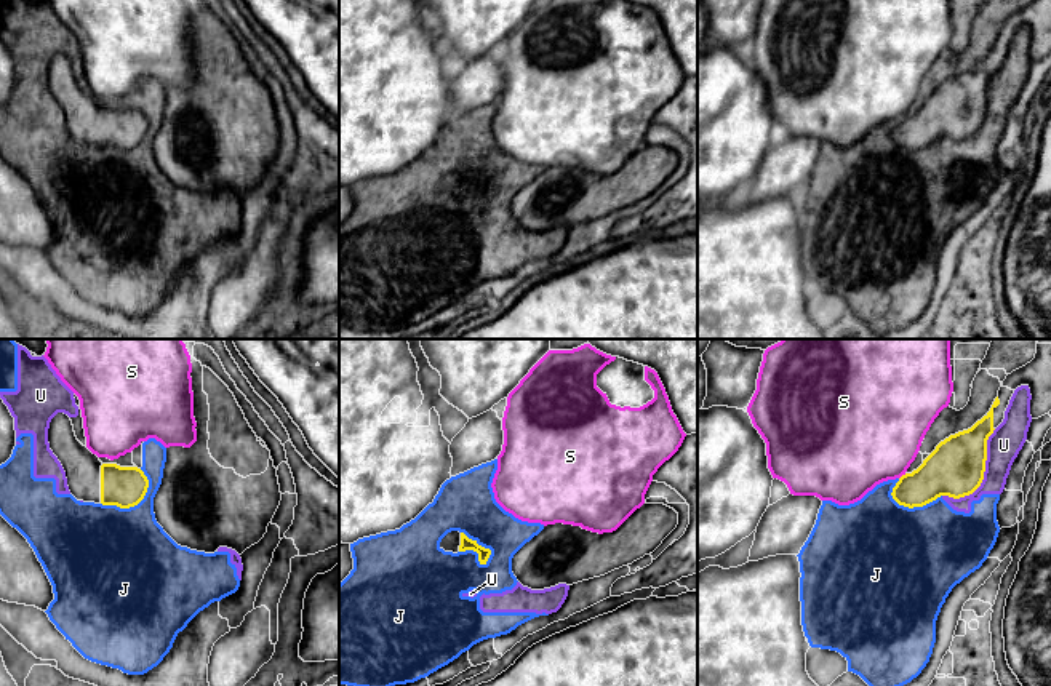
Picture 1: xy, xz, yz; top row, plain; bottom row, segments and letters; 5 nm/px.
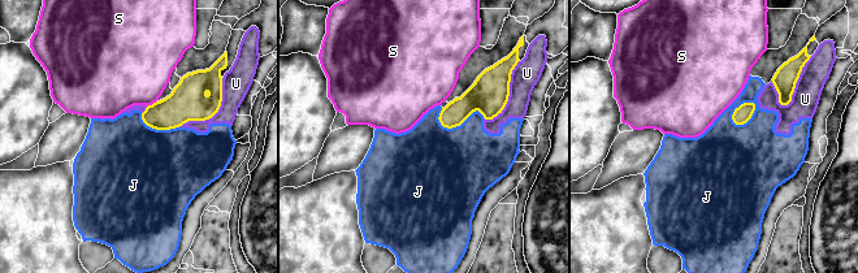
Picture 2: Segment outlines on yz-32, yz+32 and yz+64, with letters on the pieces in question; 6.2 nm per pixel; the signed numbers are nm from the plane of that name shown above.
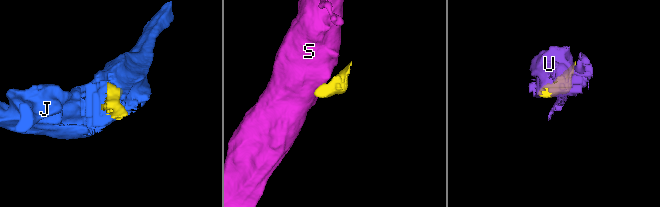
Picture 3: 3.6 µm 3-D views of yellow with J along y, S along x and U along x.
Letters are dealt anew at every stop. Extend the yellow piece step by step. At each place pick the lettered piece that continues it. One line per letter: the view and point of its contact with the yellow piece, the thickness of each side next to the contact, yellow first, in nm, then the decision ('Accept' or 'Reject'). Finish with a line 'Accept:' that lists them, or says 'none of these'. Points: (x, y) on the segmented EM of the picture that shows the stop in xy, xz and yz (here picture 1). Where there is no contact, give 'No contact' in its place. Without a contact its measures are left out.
J: Touches yellow at xz (483, 547). Thickness 60 nm (yellow) against 300 nm. Reject
S: Touches yellow at yz (903, 475). Thickness 260 nm (yellow) against 460 nm. Reject
U: Touches yellow at yz (983, 475). Thickness 280 nm (yellow) against 170 nm. Reject
Accept: none of these

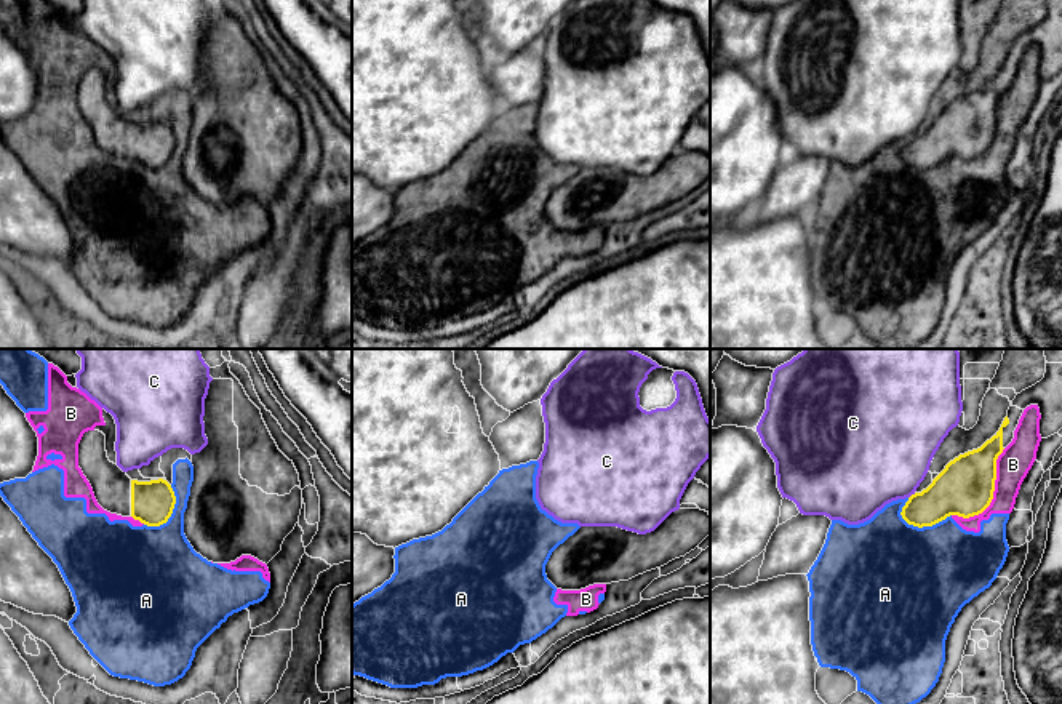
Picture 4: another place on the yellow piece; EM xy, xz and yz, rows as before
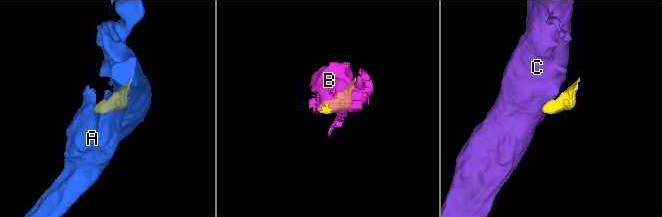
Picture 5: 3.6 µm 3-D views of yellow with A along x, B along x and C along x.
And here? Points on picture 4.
A: Touches yellow at yz (925, 525). Thickness 260 nm (yellow) against 480 nm. Reject
B: Touches yellow at yz (992, 495). Thickness 280 nm (yellow) against 170 nm. Reject
C: Touches yellow at yz (912, 495). Thickness 260 nm (yellow) against 460 nm. Reject
Accept: none of these

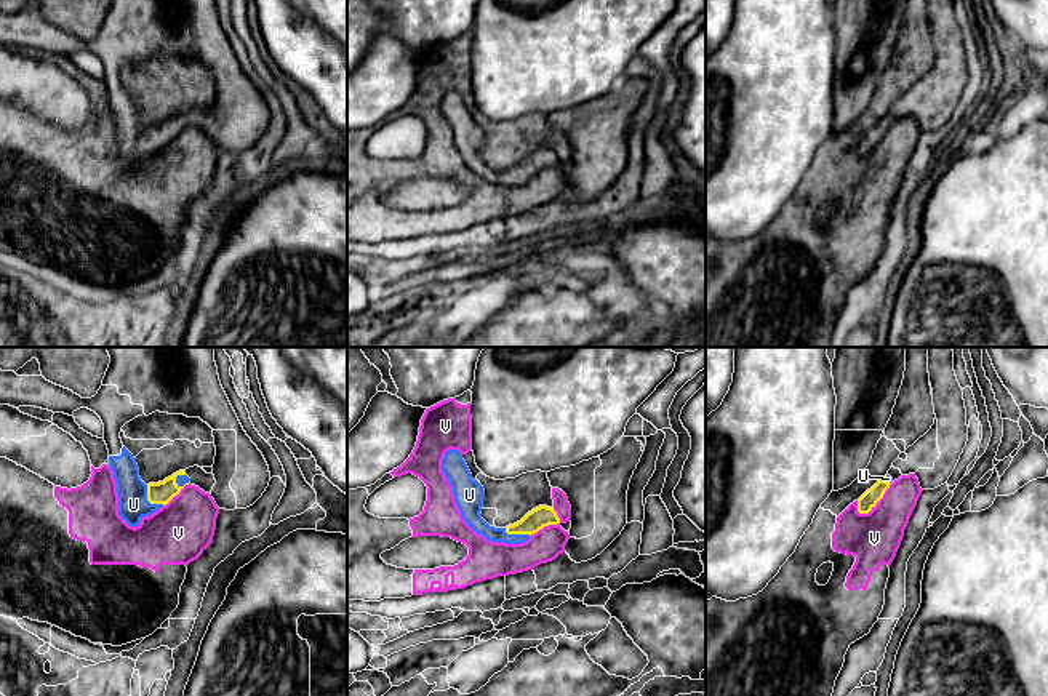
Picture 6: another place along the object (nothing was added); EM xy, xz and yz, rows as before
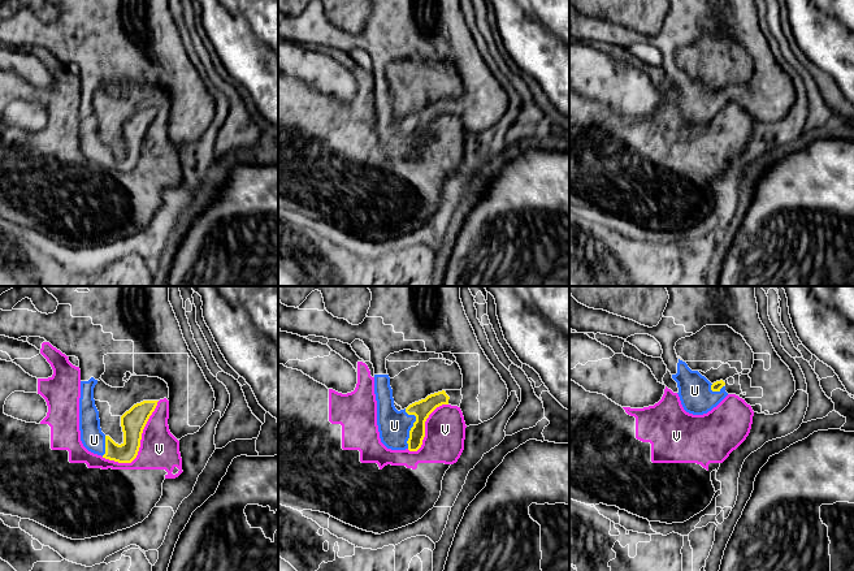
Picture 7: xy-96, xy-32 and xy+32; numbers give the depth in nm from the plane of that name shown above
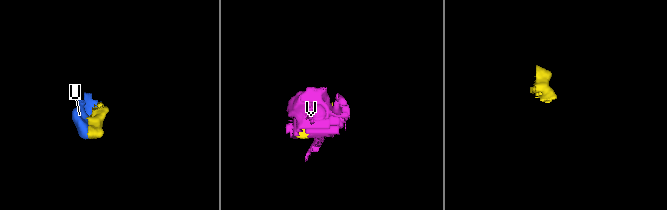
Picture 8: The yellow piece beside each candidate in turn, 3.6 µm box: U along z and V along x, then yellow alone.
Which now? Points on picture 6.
U: Touches yellow at xy (149, 501). Thickness 110 nm (yellow) against 150 nm. Accept
V: Touches yellow at yz (876, 504). Thickness 90 nm (yellow) against 260 nm. Reject
Accept: U

